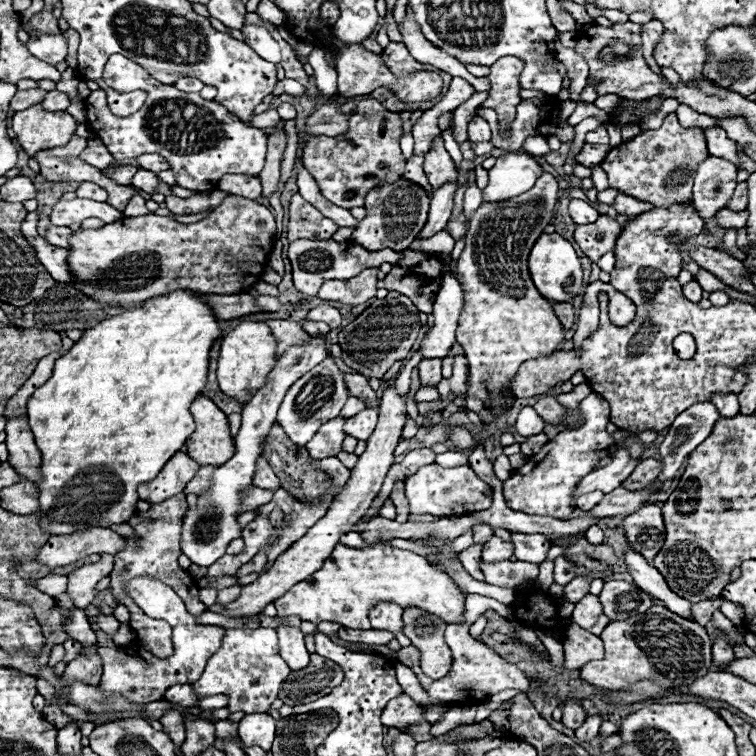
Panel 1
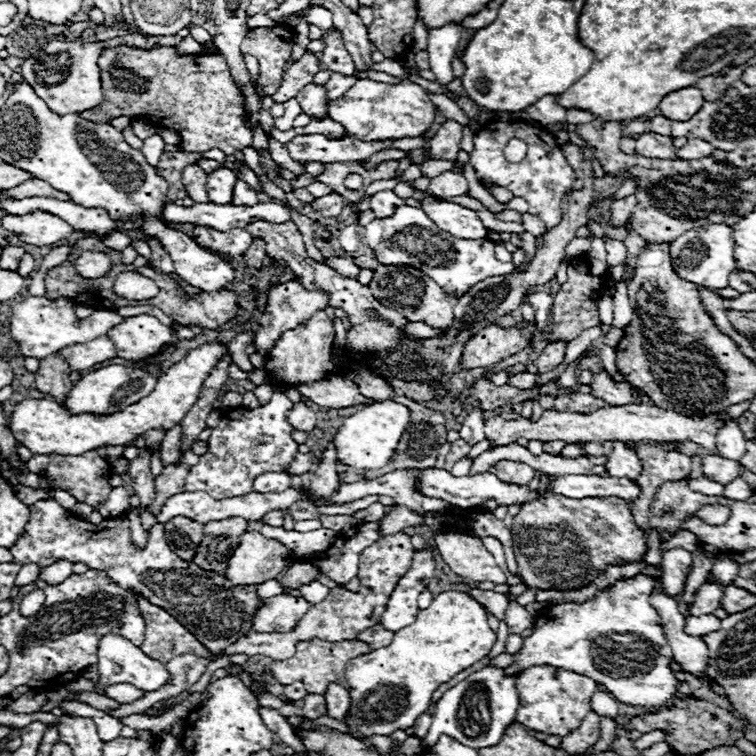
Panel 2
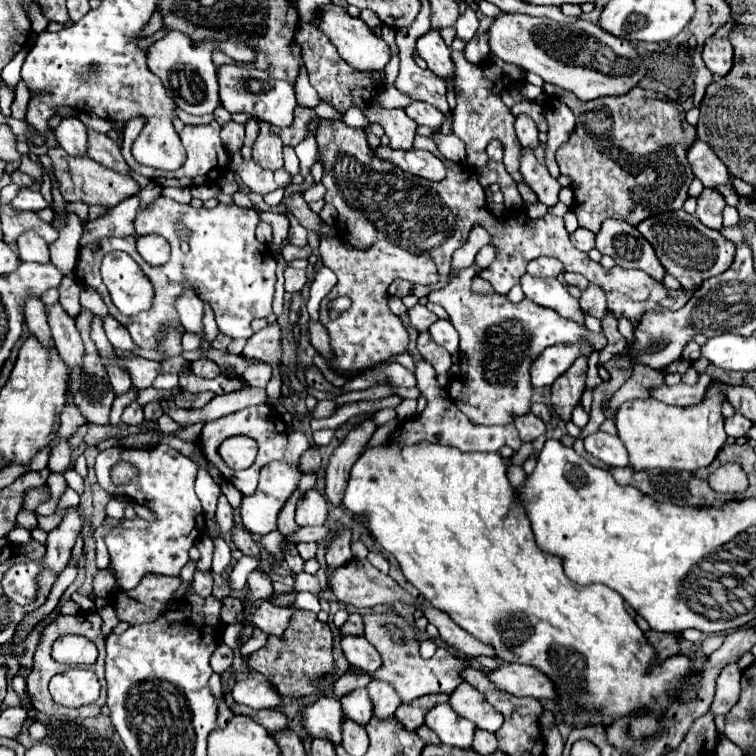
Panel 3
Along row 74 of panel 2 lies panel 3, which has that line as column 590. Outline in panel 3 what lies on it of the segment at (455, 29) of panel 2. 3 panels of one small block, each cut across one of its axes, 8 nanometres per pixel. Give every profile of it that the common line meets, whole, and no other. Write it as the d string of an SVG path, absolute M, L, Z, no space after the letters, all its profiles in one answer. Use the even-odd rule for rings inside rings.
M598 430L596 434L584 438L584 448L608 466L628 466L628 454L618 436L604 434Z

